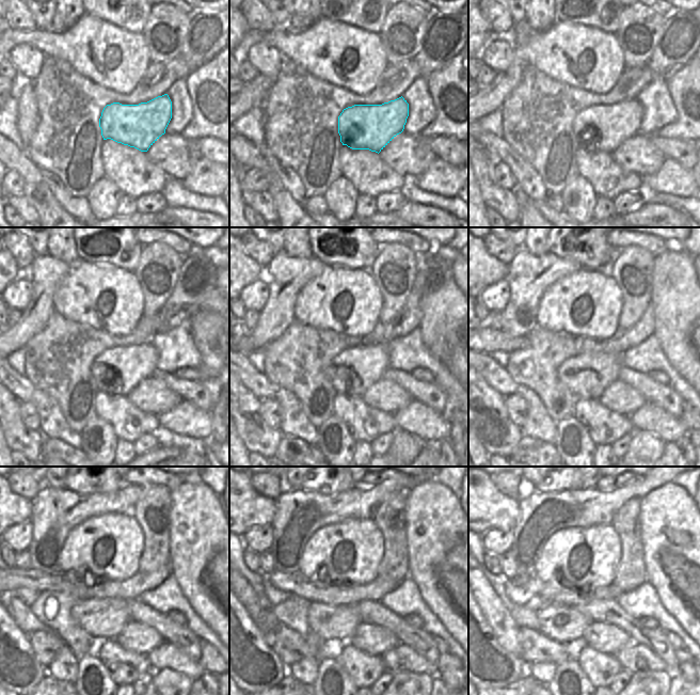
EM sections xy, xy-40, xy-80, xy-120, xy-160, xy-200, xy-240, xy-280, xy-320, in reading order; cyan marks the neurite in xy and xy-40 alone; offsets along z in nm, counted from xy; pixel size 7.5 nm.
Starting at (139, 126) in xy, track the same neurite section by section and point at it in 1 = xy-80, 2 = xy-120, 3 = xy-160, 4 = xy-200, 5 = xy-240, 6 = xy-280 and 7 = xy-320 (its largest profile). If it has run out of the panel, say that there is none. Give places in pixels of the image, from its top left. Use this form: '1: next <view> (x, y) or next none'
1: next xy-80 (602, 128)
2: next xy-120 (117, 370)
3: next xy-160 (352, 372)
4: next xy-200 (586, 375)
5: next xy-240 (104, 618)
6: next xy-280 (334, 625)
7: next xy-320 (566, 625)

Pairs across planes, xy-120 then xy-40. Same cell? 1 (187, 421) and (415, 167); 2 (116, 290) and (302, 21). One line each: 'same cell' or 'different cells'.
1: different cells
2: different cells

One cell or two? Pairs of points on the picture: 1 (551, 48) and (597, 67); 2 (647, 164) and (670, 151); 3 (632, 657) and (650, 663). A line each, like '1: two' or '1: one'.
1: one
2: two
3: one

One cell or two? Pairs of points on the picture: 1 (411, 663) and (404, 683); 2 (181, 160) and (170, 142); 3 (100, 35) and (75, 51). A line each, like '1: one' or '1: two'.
1: two
2: one
3: one

